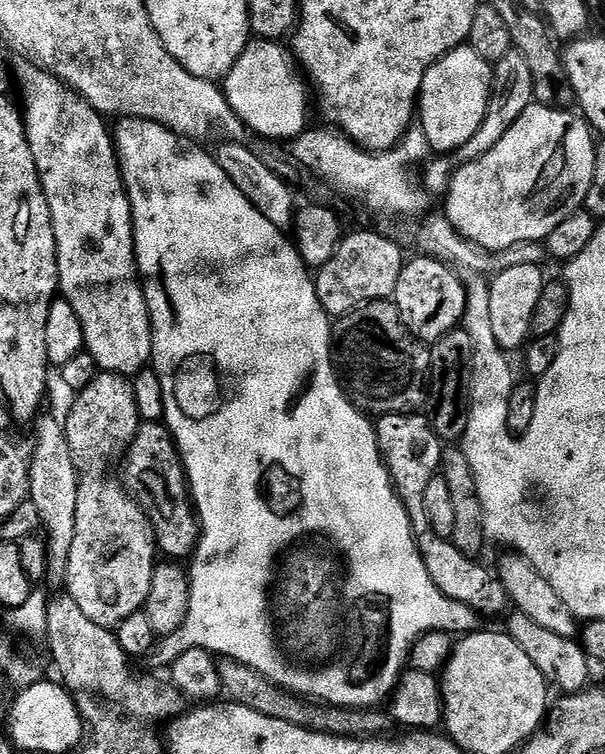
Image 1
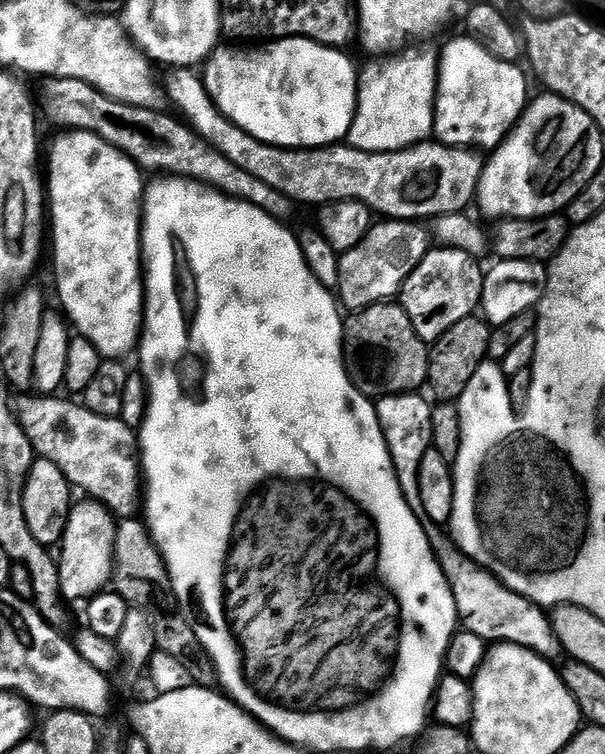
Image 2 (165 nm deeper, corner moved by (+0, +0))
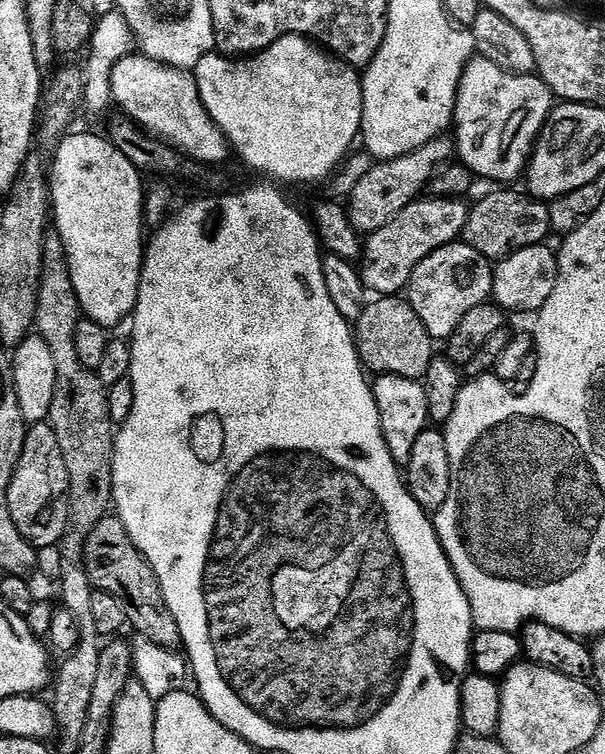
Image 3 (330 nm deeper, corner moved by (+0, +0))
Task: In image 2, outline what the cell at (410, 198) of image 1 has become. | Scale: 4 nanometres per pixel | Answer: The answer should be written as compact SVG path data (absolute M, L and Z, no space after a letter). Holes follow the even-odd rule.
M408 50L403 54L385 59L381 68L372 68L368 77L359 81L359 96L356 112L346 140L349 145L367 152L397 152L414 144L425 143L433 135L436 127L436 77L438 75L438 56L432 52Z

